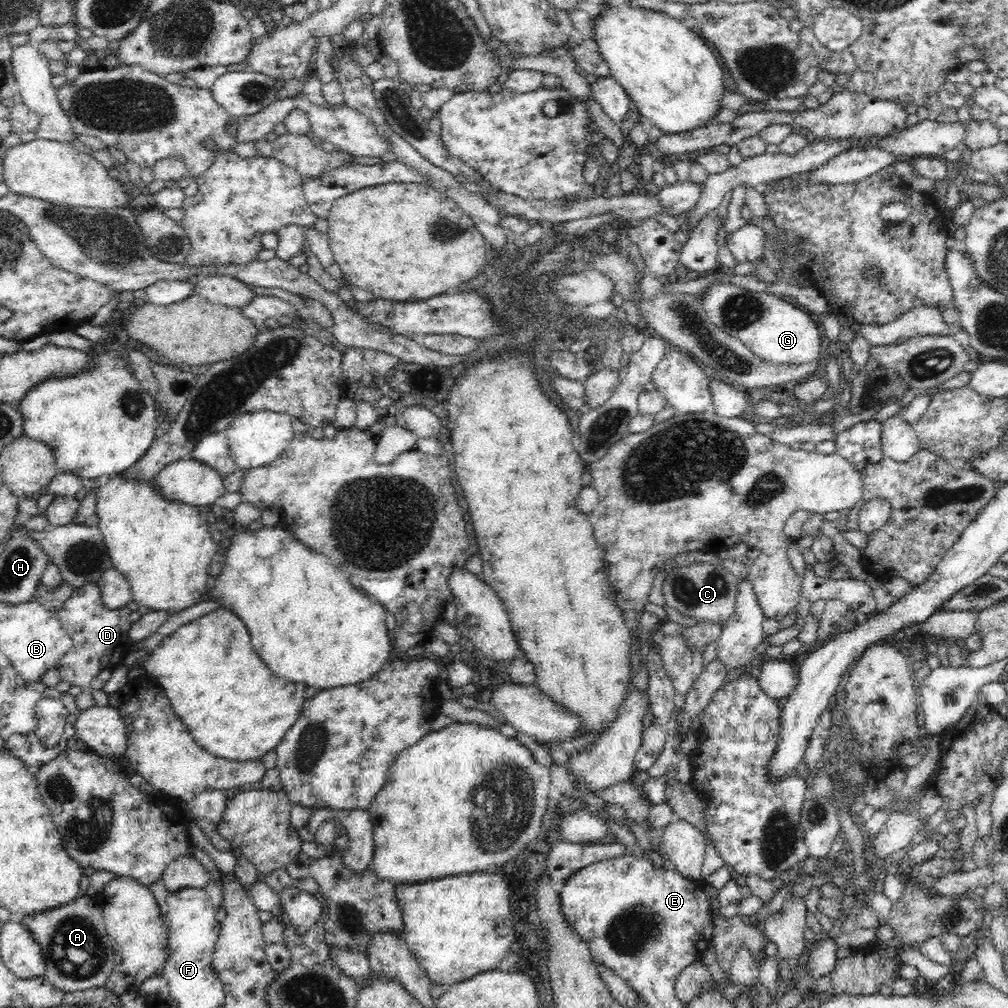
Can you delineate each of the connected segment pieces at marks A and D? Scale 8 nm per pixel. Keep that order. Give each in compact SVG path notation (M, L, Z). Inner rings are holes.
M87 892L71 901L54 910L20 918L22 925L32 932L42 947L44 975L56 988L70 994L87 988L104 987L114 970L116 957L116 944L106 932L100 906L96 906Z
M97 583L78 587L76 592L62 604L59 610L61 625L73 644L68 652L57 660L55 668L60 680L81 686L82 692L75 696L77 707L81 711L95 705L91 687L94 676L100 674L102 670L113 670L121 666L124 657L134 644L128 636L128 630L132 626L132 622L128 619L130 613L131 610L127 606L116 610L104 606L100 597L100 586Z

